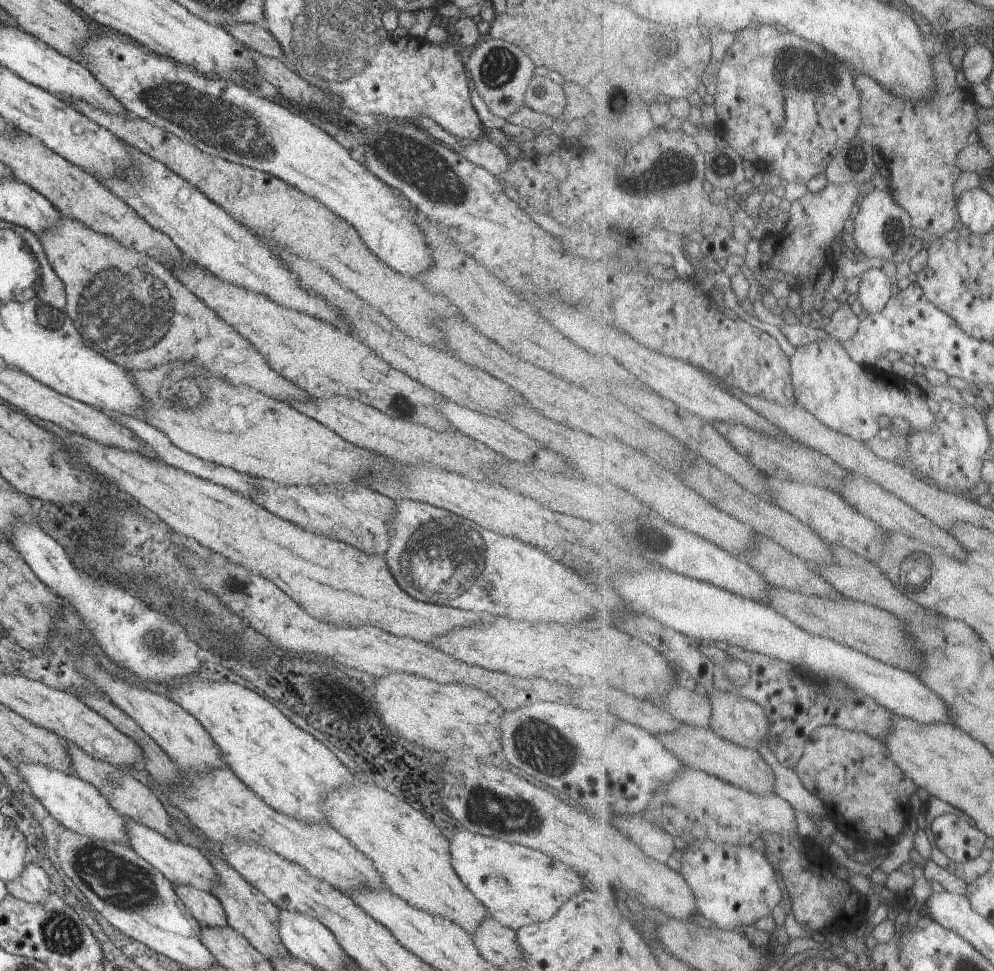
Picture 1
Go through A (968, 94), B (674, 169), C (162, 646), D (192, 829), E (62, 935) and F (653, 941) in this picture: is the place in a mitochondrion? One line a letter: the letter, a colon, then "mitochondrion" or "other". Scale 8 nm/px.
A: other
B: mitochondrion
C: mitochondrion
D: other
E: mitochondrion
F: other

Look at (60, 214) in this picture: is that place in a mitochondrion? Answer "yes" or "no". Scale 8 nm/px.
no

